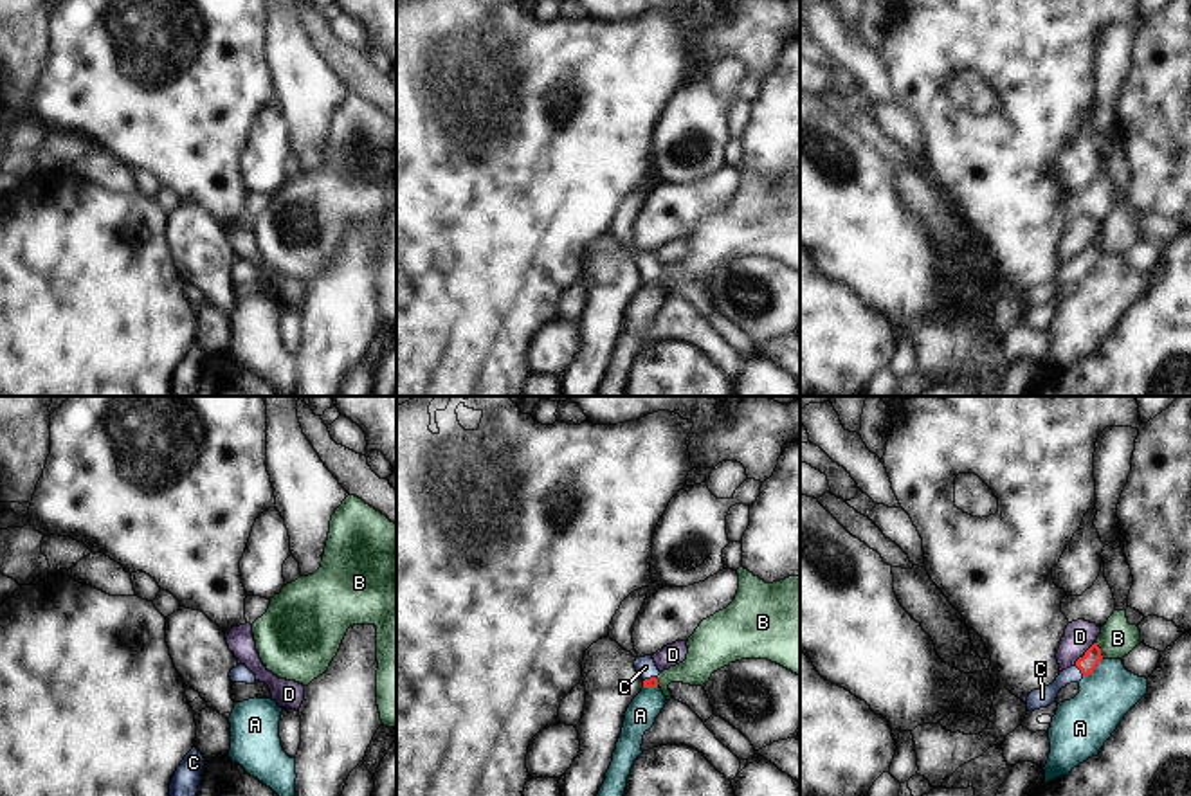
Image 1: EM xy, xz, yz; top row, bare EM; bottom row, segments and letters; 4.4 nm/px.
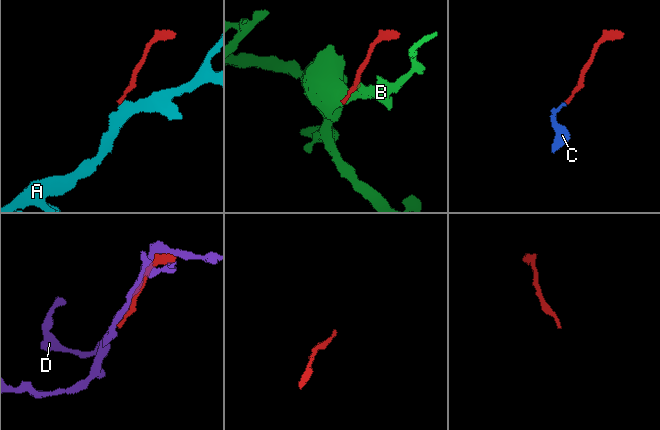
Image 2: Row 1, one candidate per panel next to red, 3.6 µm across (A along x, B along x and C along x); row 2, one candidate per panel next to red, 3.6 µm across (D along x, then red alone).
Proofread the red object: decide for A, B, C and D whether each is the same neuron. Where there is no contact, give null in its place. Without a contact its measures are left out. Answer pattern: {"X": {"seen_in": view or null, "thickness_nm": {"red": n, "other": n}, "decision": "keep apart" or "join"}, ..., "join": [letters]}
{"A": {"seen_in": "yz", "thickness_nm": {"red": 80, "other": 240}, "decision": "keep apart"}, "B": {"seen_in": "yz", "thickness_nm": {"red": 80, "other": 170}, "decision": "keep apart"}, "C": {"seen_in": "yz", "thickness_nm": {"red": 80, "other": 90}, "decision": "join"}, "D": {"seen_in": "yz", "thickness_nm": {"red": 80, "other": 140}, "decision": "keep apart"}, "join": ["C"]}

